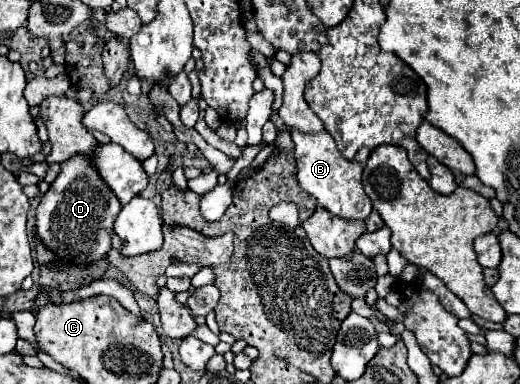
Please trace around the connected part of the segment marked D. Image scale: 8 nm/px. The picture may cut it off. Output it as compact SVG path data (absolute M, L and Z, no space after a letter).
M74 156L74 160L62 164L58 178L36 208L36 236L56 256L90 266L106 258L112 248L112 226L122 206L86 160L86 156Z

